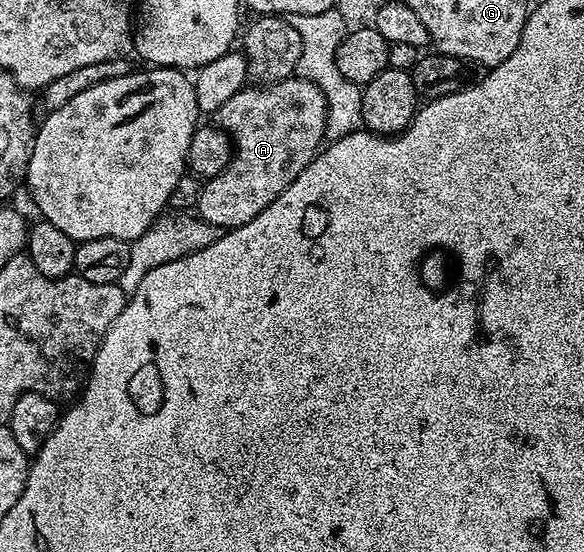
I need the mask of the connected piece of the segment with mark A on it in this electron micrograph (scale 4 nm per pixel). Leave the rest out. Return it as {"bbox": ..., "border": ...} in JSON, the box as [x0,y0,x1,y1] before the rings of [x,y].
{"bbox":[196,75,328,231],"border":[[[295,75],[271,85],[247,84],[212,117],[230,134],[233,153],[224,171],[201,186],[196,213],[220,231],[229,231],[252,223],[320,152],[326,141],[328,103],[316,83]]]}

